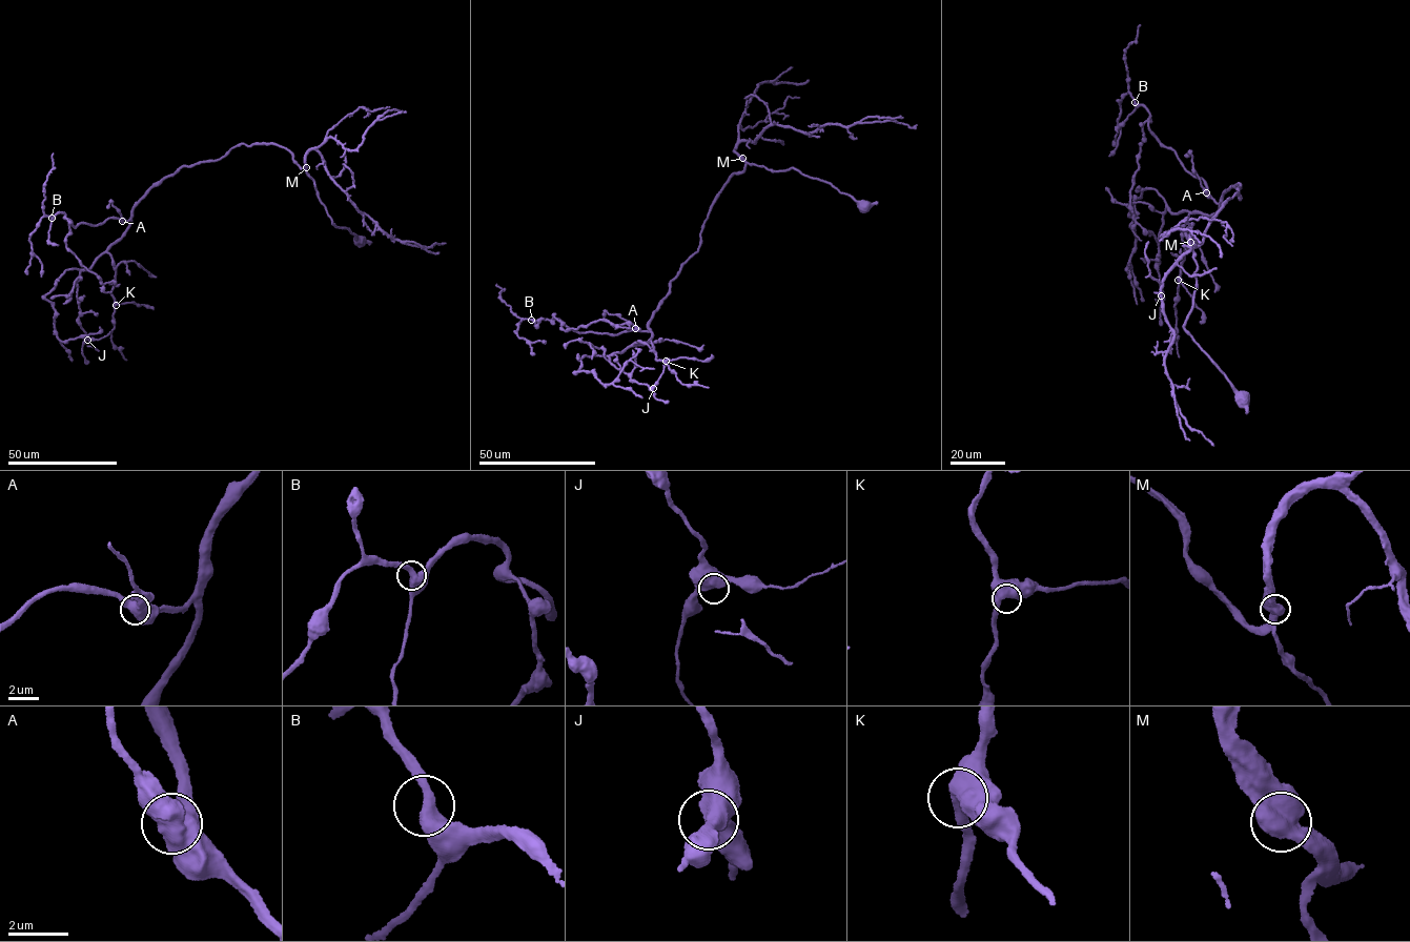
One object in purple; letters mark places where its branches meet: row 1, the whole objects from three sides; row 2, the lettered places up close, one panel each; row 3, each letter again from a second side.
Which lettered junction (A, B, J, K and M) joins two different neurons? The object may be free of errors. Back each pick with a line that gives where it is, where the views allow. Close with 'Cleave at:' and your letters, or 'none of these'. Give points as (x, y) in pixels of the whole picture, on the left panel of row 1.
Cleave at: none of these

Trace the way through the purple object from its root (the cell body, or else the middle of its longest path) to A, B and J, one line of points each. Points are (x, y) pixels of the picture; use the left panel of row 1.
A: (359, 242), (332, 223), (291, 152), (262, 142), (182, 166), (122, 221)
B: (359, 242), (332, 223), (291, 152), (262, 142), (163, 178), (128, 220), (75, 226), (63, 212), (52, 218)
J: (359, 242), (332, 223), (286, 148), (242, 143), (150, 187), (121, 237), (80, 272), (87, 340)

